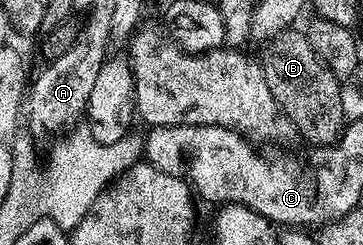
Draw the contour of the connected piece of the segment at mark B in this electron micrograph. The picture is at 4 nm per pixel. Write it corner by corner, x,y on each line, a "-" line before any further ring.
288,28
280,31
265,44
260,64
266,73
266,85
270,85
270,93
274,93
274,101
286,113
293,128
300,131
314,147
332,146
343,135
346,116
342,109
341,82
336,74
320,60
305,32

